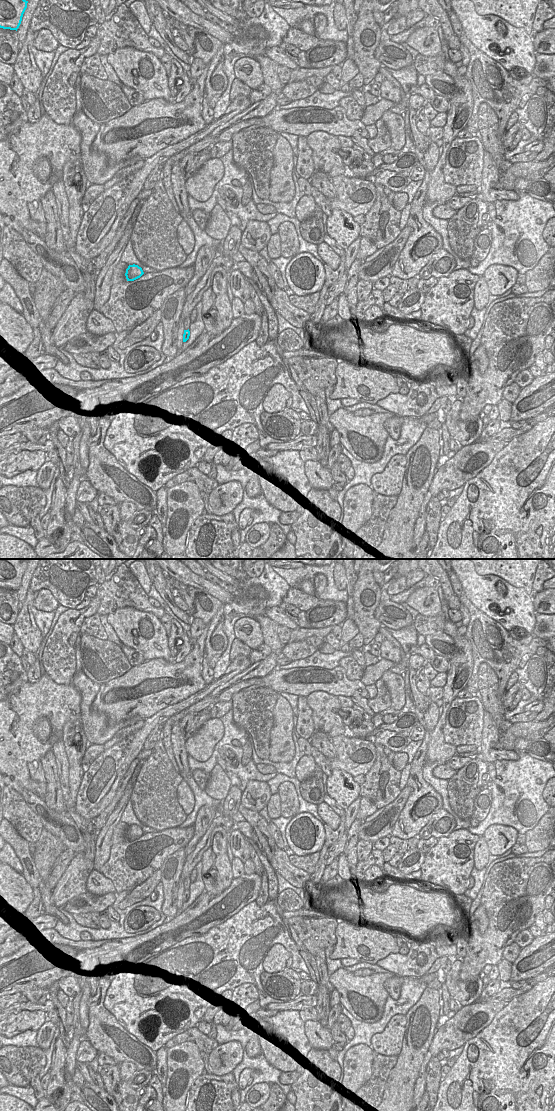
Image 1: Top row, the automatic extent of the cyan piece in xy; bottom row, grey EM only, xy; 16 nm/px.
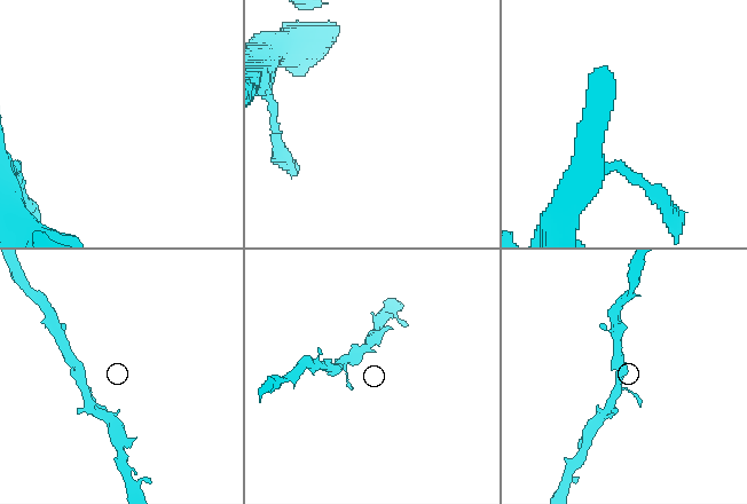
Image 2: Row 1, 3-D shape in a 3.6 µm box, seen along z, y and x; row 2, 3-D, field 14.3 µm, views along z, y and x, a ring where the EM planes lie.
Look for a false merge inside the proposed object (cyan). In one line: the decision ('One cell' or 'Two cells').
One cell.

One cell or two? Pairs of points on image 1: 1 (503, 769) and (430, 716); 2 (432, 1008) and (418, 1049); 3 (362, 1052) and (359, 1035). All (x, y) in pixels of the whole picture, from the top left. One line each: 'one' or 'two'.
1: two
2: one
3: two

